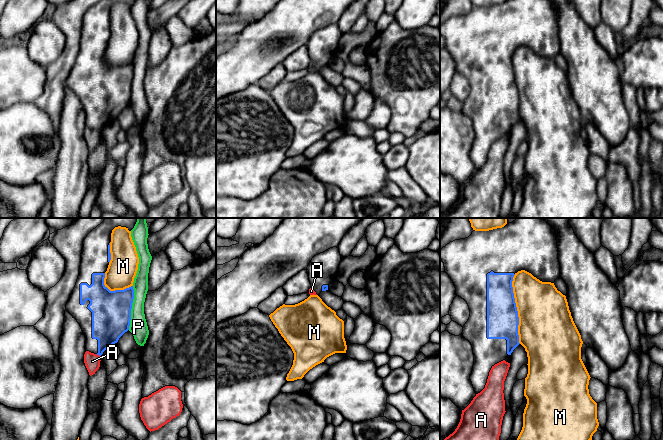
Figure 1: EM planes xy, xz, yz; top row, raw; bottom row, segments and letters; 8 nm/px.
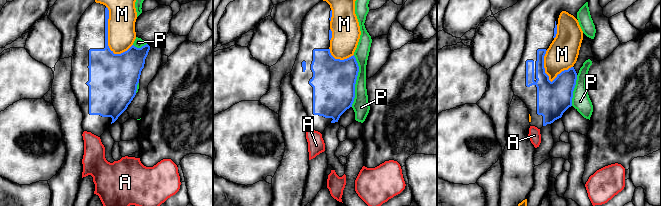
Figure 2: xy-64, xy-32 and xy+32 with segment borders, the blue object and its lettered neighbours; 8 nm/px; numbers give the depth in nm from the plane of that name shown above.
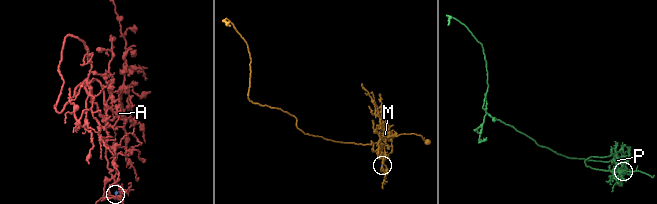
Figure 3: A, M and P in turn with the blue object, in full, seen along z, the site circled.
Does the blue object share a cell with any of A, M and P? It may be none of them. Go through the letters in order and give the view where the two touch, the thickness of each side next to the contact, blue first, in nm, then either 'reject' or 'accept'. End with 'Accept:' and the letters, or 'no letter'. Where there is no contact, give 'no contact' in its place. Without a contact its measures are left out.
A: xy | 280/130 nm | reject
M: yz | 260/420 nm | reject
P: xy | 320/150 nm | reject
Accept: no letter

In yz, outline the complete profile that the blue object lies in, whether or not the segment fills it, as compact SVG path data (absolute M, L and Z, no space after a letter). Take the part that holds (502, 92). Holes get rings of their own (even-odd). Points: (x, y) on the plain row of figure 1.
M506 0L489 7L474 6L468 14L455 16L443 23L440 26L440 36L454 59L457 72L464 75L470 85L470 93L463 102L462 112L473 124L474 141L470 156L478 170L485 164L491 144L505 136L520 120L519 93L512 63L514 51L525 46L540 57L551 59L560 53L556 7L549 0Z

